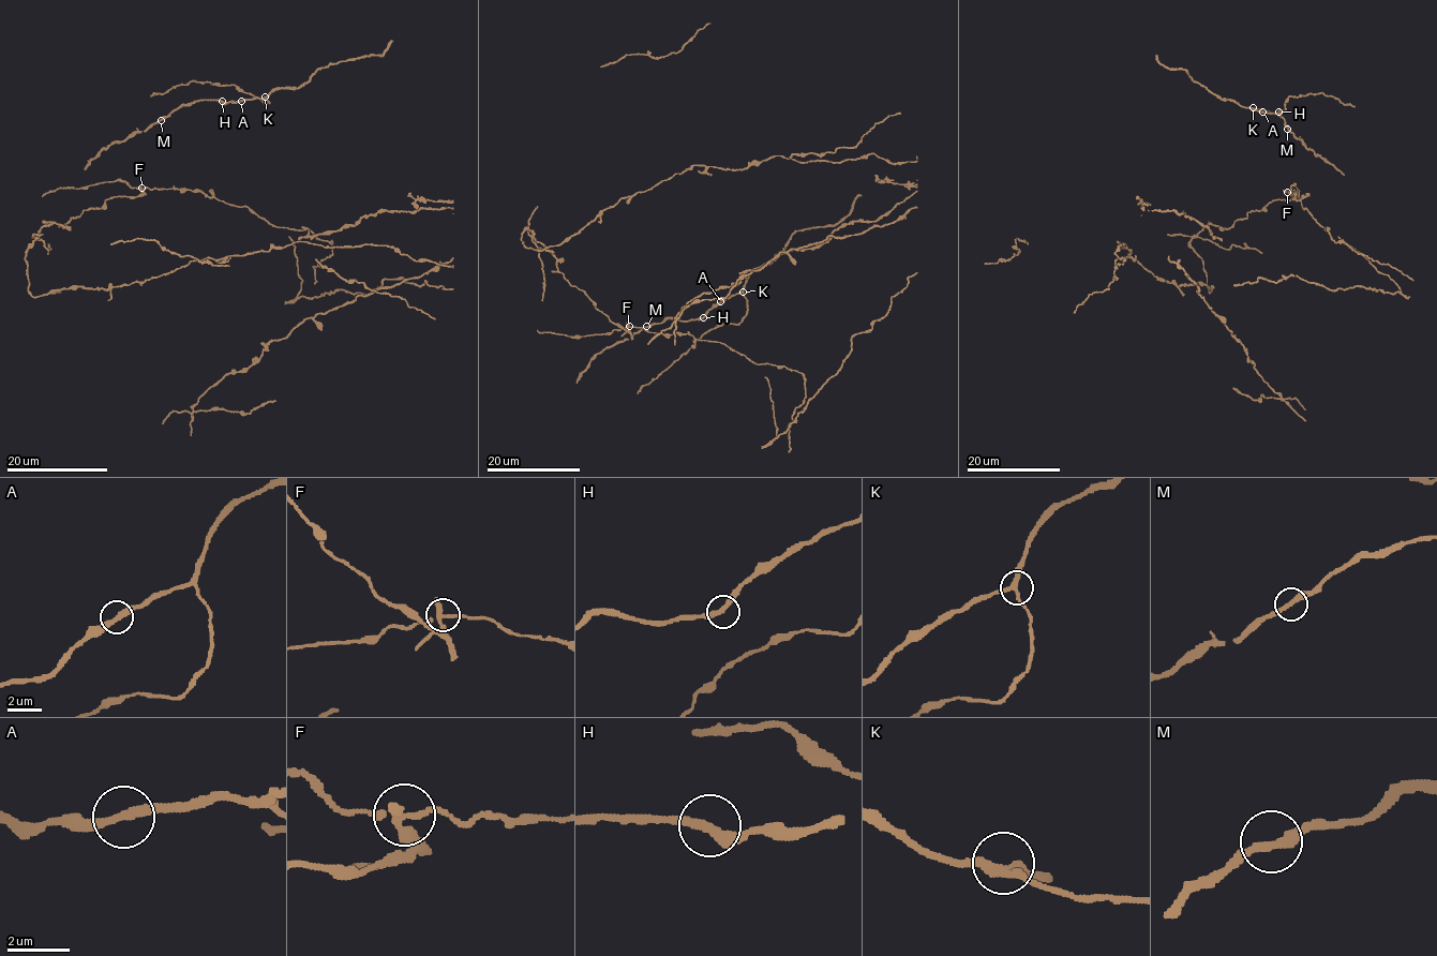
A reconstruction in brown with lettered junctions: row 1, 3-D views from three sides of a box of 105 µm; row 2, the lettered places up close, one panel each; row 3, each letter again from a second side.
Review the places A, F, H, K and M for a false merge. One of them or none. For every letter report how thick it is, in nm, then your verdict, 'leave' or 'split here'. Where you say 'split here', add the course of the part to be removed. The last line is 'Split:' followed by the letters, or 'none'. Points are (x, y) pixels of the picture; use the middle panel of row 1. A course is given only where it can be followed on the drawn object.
A: calibre 300 nm; leave
F: calibre 240 nm; split here
H: calibre 280 nm; leave
K: calibre 240 nm; leave
M: calibre 300 nm; leave
Split: F

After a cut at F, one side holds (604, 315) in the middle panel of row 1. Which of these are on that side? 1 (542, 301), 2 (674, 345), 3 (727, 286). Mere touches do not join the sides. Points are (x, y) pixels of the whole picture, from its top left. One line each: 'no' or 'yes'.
1: yes
2: yes
3: yes

